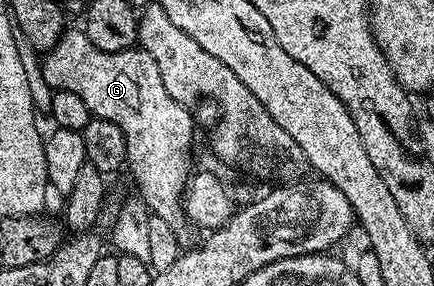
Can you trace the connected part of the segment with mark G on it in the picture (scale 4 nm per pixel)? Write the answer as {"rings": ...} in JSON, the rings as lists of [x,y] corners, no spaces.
{"rings":[[[68,29],[43,56],[42,68],[49,86],[78,93],[93,117],[114,121],[118,129],[122,129],[128,146],[126,167],[132,170],[132,179],[140,190],[137,191],[139,198],[144,200],[151,214],[170,224],[181,241],[188,241],[193,228],[185,216],[182,196],[194,171],[192,115],[185,104],[174,101],[174,97],[166,93],[154,57],[142,49],[106,53],[92,45],[83,30]]]}

